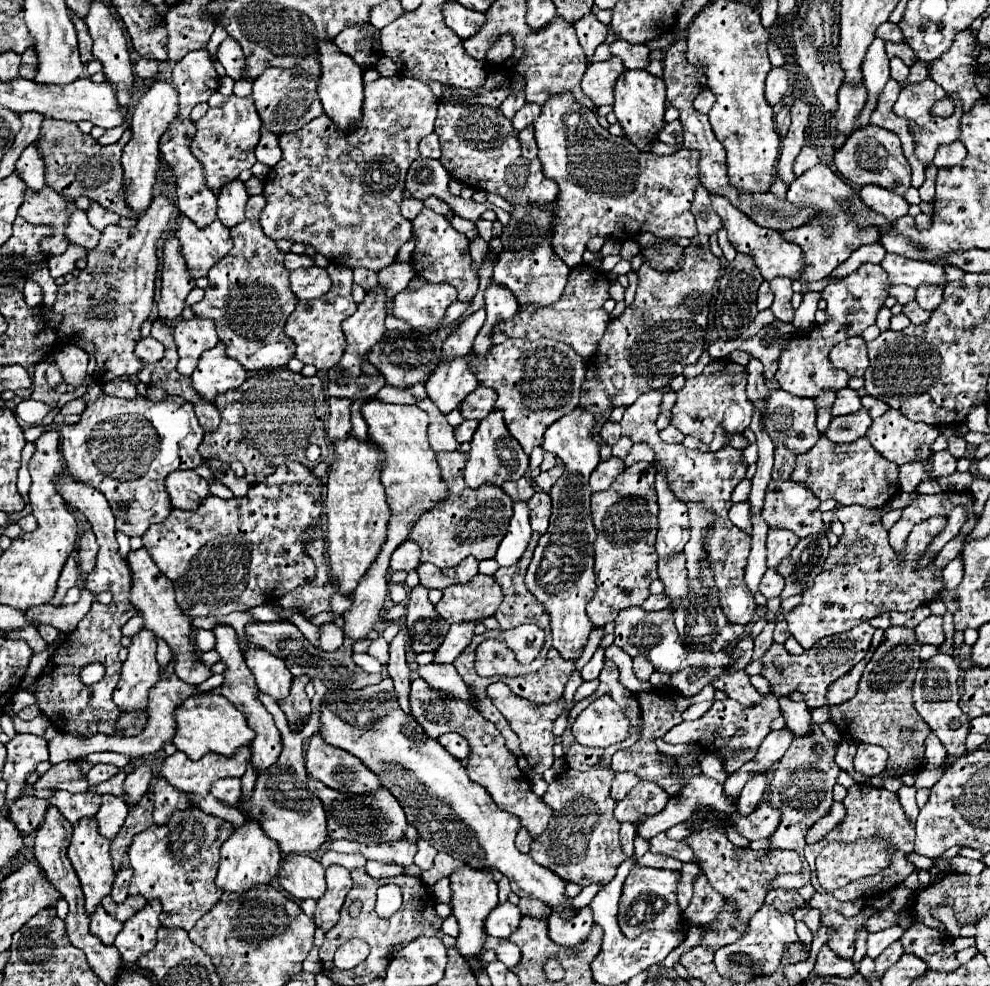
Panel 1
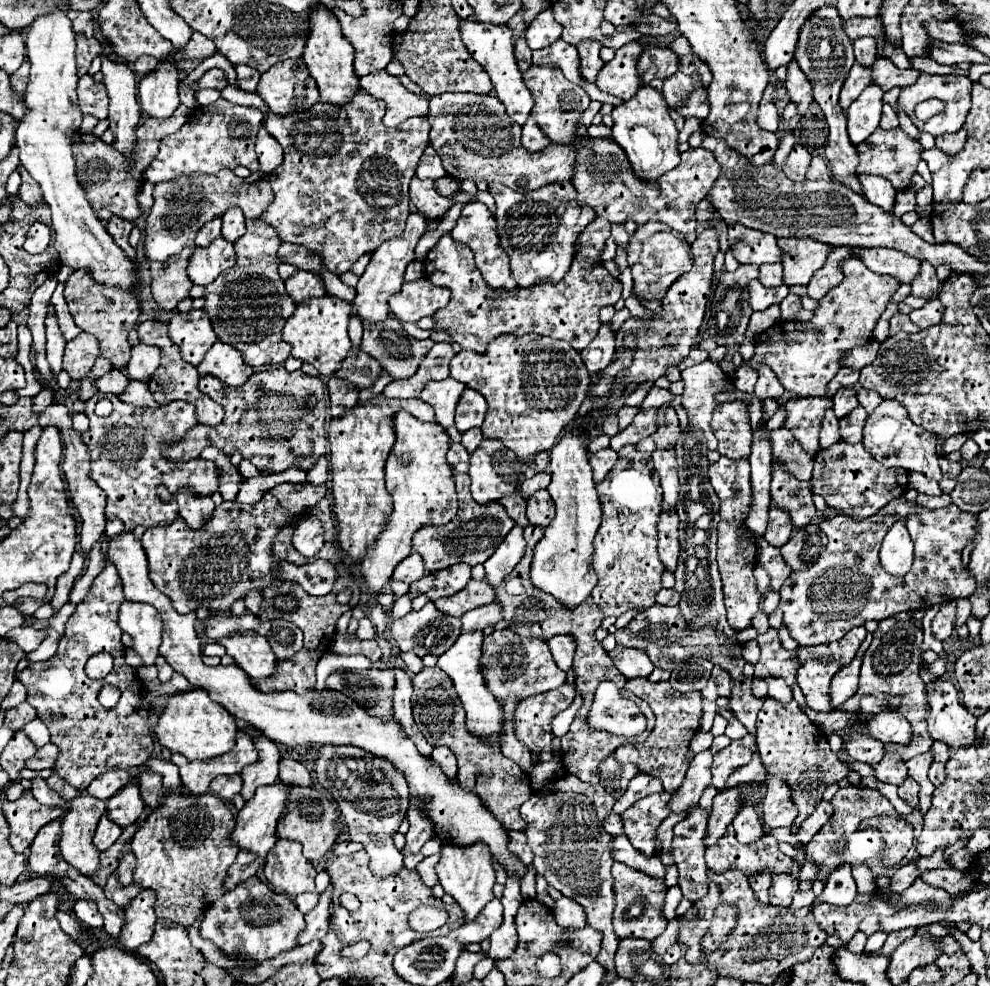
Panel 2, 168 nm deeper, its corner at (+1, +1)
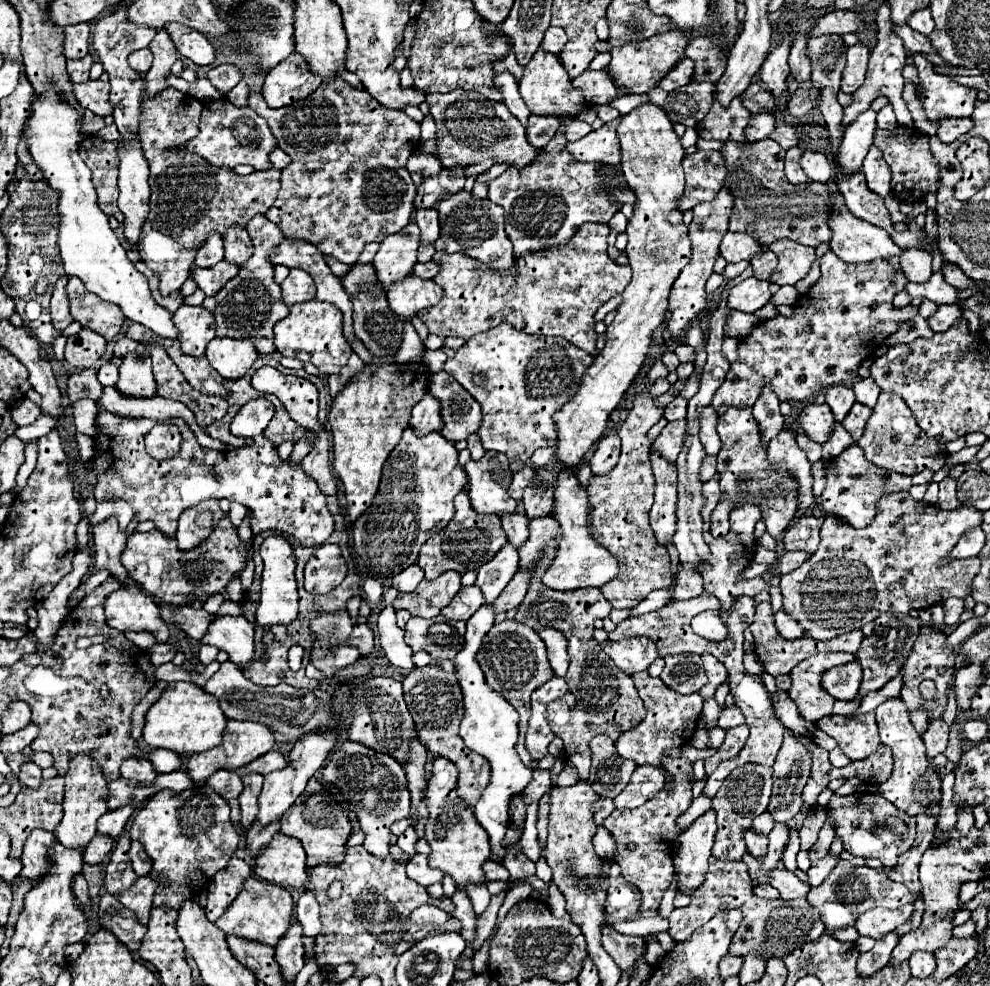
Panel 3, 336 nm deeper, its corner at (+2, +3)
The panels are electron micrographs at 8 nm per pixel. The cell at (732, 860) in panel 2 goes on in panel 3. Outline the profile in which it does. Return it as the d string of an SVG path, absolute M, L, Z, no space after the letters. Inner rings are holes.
M745 764L731 772L719 792L713 798L713 810L717 814L717 834L713 844L713 856L719 860L741 860L745 852L743 832L751 827L753 819L765 812L771 796L771 766L761 764Z

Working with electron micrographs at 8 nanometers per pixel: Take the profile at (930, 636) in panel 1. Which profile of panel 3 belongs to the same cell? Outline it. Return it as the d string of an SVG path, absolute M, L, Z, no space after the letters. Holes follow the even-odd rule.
M947 598L943 602L943 606L945 606L945 624L949 624L949 626L957 624L959 616L965 610L965 602L961 598Z

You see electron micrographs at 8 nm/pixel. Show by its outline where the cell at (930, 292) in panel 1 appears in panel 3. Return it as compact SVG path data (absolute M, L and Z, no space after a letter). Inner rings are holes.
M905 248L899 256L901 270L909 278L909 282L927 282L931 272L931 254L921 248Z

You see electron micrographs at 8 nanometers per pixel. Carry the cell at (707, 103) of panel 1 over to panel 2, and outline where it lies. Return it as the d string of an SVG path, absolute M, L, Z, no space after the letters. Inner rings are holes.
M700 88L700 90L694 90L690 94L690 98L686 100L686 106L682 108L680 112L684 118L698 118L698 120L704 120L706 114L708 114L708 96L706 96L706 90Z

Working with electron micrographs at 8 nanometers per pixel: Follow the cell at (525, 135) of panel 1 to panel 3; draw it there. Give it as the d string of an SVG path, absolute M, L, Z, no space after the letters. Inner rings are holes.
M531 114L529 126L527 126L527 140L535 148L545 148L545 144L557 134L559 120L557 116L545 116L545 114Z

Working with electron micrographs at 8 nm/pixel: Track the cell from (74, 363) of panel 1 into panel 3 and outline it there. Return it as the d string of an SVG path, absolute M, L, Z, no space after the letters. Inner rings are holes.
M83 328L79 334L67 338L65 360L79 370L91 368L105 354L105 344L107 340L101 338L97 332Z

